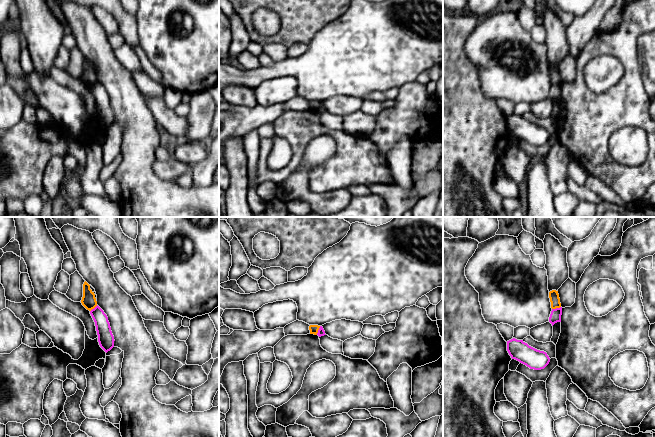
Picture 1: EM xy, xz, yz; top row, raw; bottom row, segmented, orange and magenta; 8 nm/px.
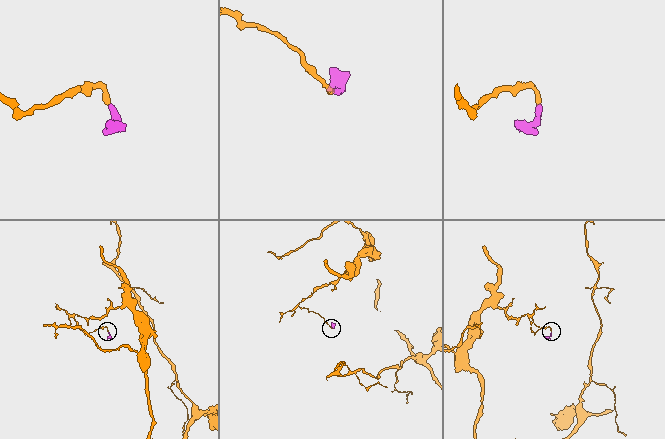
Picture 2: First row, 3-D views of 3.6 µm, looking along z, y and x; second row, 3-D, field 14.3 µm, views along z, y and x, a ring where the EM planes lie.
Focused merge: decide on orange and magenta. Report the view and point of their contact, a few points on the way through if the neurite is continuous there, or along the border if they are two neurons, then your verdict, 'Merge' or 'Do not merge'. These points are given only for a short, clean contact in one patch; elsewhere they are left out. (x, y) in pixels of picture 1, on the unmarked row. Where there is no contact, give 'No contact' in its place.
Touches orange at yz (556, 83). Boundary: yz (560, 82), (552, 85). Do not merge

